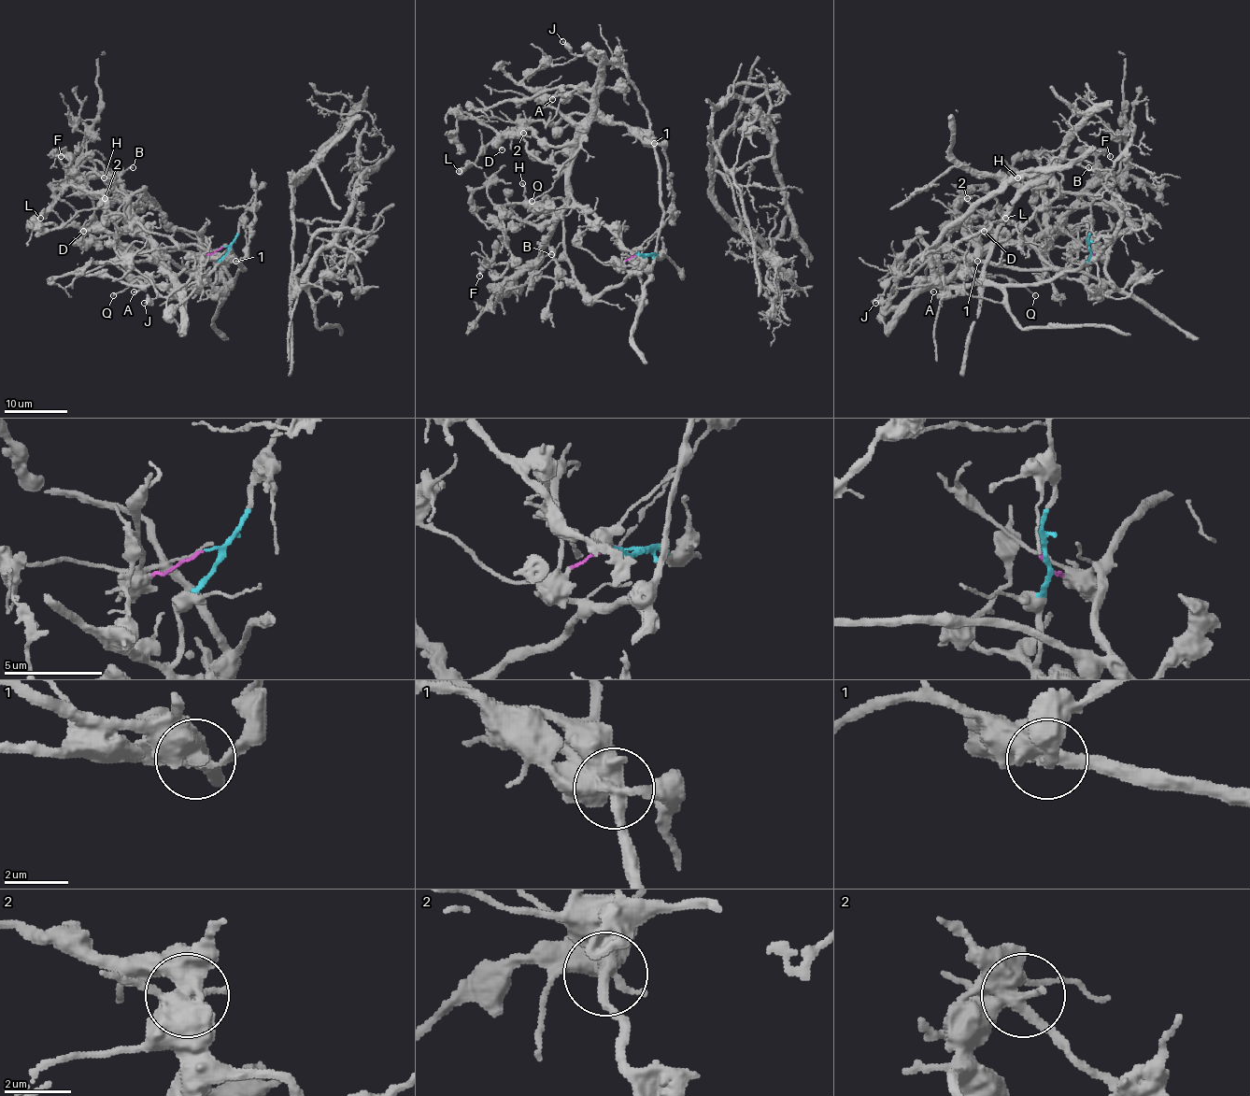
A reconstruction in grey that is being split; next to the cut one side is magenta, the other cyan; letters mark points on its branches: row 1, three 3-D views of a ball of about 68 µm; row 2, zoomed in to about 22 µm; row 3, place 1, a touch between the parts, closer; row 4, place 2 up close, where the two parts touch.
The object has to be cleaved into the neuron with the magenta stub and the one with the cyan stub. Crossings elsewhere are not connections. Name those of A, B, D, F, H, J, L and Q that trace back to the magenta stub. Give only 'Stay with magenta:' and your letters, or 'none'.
Stay with magenta: H, J

